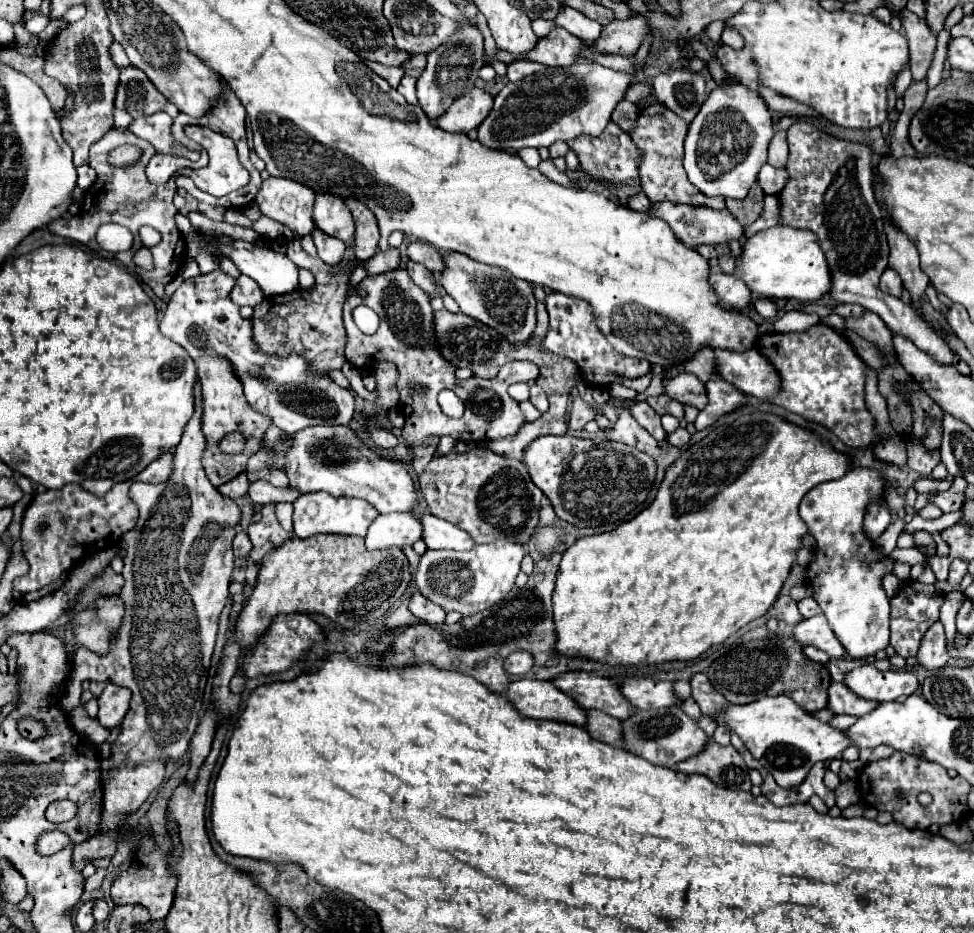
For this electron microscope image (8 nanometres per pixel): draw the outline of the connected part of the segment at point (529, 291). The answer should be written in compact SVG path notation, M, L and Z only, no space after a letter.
M446 252L444 260L446 270L442 272L440 284L458 302L466 316L498 330L500 334L506 334L510 344L524 344L530 340L536 324L536 298L530 282L518 280L502 268L476 262L460 252Z

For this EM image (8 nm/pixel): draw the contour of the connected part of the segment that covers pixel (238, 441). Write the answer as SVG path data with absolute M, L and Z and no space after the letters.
M230 432L230 436L224 436L220 442L220 450L226 454L242 452L244 446L246 446L246 436L242 436L242 432Z

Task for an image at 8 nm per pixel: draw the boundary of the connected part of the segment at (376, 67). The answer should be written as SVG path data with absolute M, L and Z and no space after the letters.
M364 60L368 66L370 66L370 70L374 70L378 76L382 76L384 80L388 80L394 88L400 84L400 78L404 76L404 70L402 68L390 68L390 66L382 66L382 64L378 64L378 62L368 62L368 60Z

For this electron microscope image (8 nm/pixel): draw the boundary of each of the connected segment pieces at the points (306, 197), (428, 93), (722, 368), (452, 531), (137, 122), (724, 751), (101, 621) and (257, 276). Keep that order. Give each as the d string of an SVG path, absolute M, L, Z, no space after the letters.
M266 178L256 194L262 214L278 220L292 232L306 236L314 230L314 198L316 192L290 178Z
M462 20L458 34L450 42L442 44L440 48L428 54L428 64L416 82L416 96L420 108L426 112L430 120L438 120L460 94L466 94L468 90L474 88L478 70L484 66L482 54L484 54L482 34L478 32L472 20Z
M754 348L744 352L714 350L716 374L734 384L742 394L768 400L778 392L778 374Z
M410 512L414 518L420 520L422 524L422 540L426 548L452 548L452 550L470 550L474 546L474 540L460 530L458 526L432 516L432 514L420 514L420 512Z
M156 112L150 116L134 118L132 124L128 126L128 130L134 132L136 136L148 140L156 148L156 152L176 152L176 154L182 154L196 162L200 158L200 154L176 146L172 140L172 134L170 134L170 126L172 126L172 118L166 112Z
M710 740L702 752L676 764L676 768L684 774L702 774L714 784L732 790L750 790L752 786L742 756L732 746L720 746L714 740Z
M118 596L98 598L96 608L88 608L76 616L76 622L70 622L80 646L90 648L96 654L108 652L108 642L122 620L124 606Z
M232 240L220 246L222 256L230 256L242 274L258 282L266 296L290 294L300 288L298 266L282 252L274 252L266 246L256 246L254 242Z

